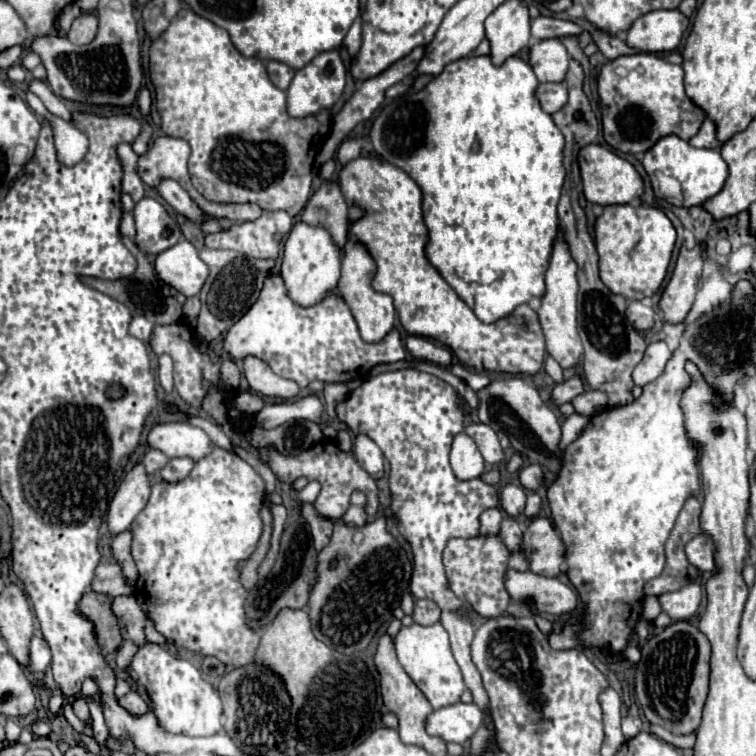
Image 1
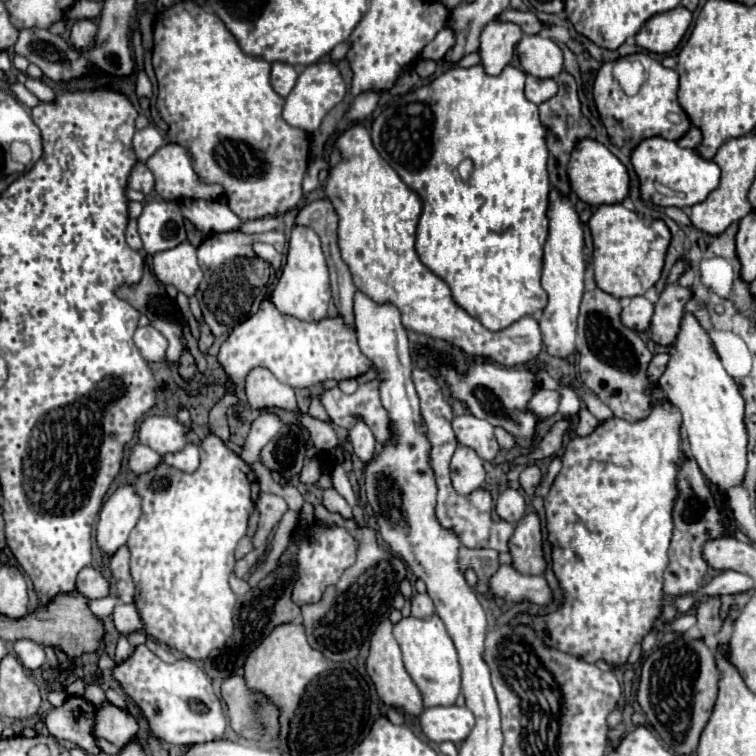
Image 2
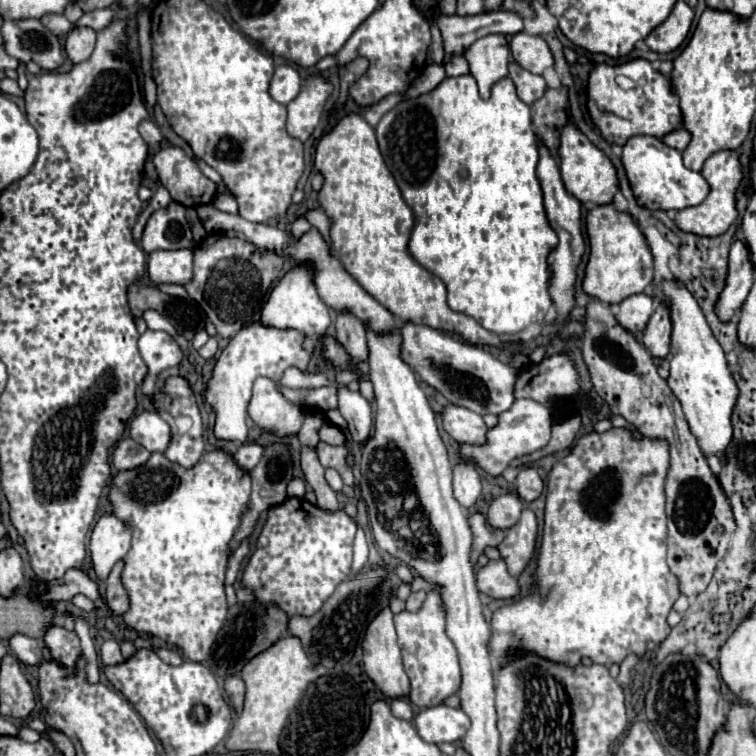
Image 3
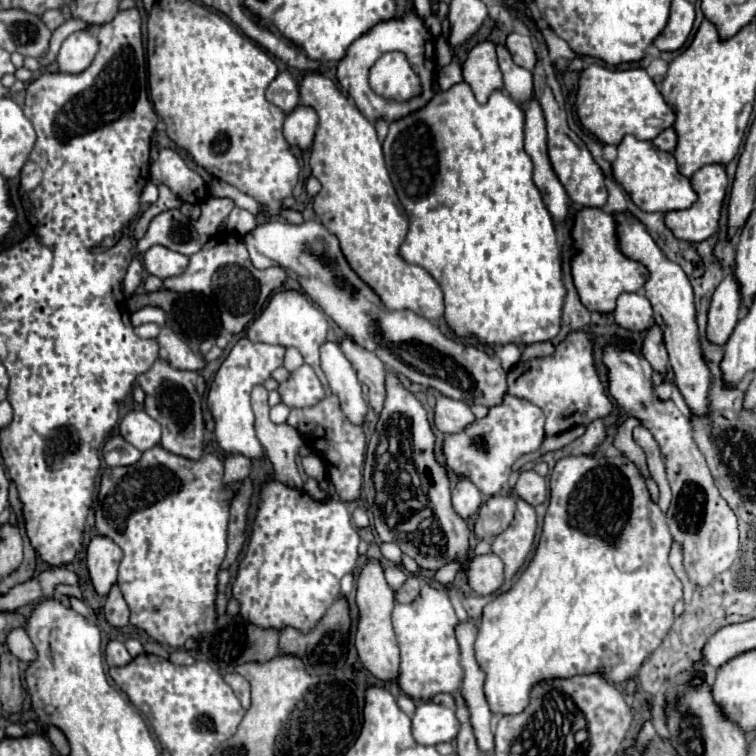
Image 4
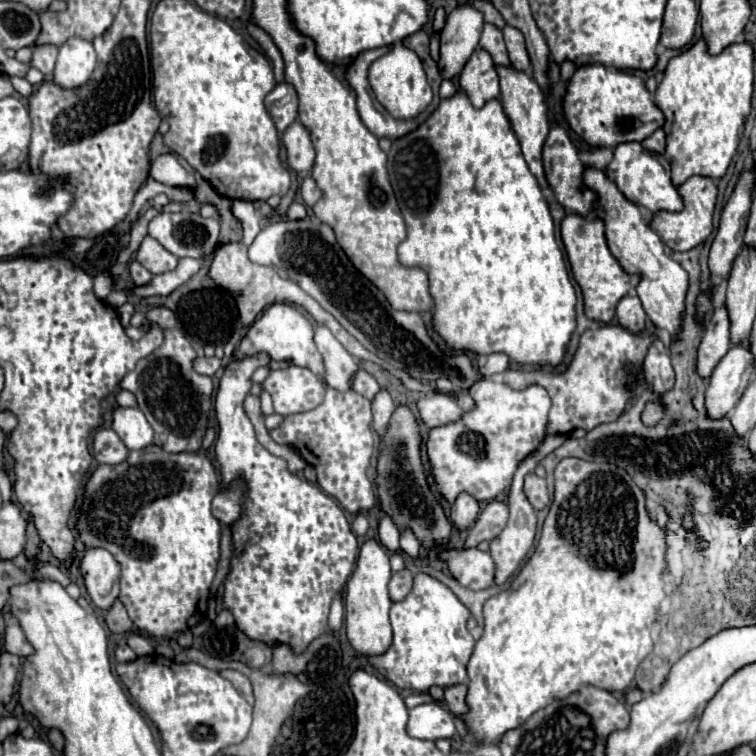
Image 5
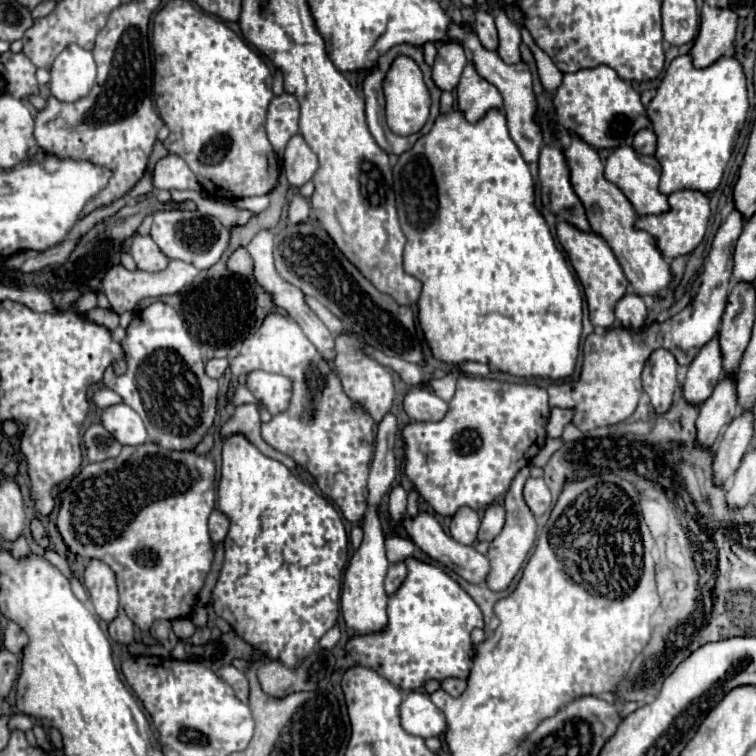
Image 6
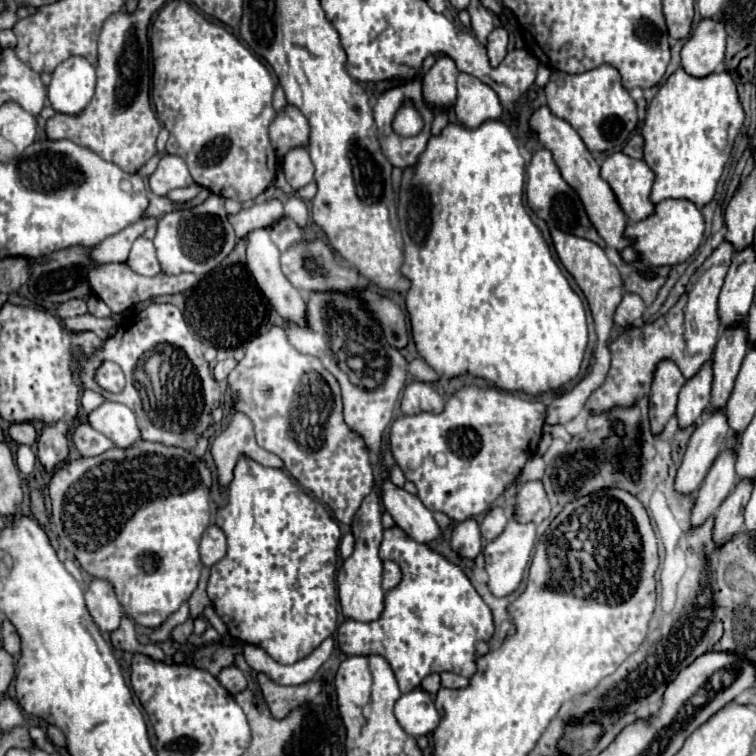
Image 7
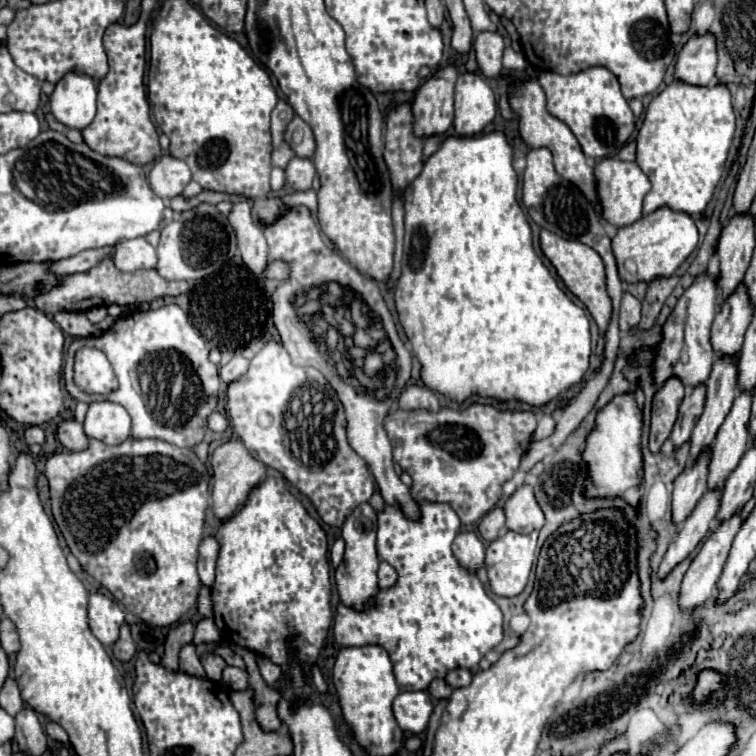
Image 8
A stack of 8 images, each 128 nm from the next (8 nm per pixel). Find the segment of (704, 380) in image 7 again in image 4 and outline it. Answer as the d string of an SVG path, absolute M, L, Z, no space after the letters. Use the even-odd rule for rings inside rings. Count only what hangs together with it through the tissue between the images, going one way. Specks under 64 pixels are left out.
M730 272L720 286L716 288L714 296L712 296L712 304L708 310L708 338L714 344L724 344L736 322L738 322L738 314L740 314L740 306L742 306L742 294L740 294L740 284L734 278L734 272Z

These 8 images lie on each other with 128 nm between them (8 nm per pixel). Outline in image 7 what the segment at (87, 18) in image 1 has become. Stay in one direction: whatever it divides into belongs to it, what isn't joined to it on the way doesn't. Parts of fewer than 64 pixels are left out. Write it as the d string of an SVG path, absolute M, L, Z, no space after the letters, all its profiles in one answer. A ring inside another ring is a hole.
M70 56L52 72L48 98L56 112L78 114L94 96L96 72L84 56Z

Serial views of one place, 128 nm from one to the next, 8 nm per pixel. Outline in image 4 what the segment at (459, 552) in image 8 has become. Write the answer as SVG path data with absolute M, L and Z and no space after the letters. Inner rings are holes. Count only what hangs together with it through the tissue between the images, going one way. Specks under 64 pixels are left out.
M464 476L458 480L458 484L452 490L452 506L462 518L470 518L478 512L482 504L480 490Z

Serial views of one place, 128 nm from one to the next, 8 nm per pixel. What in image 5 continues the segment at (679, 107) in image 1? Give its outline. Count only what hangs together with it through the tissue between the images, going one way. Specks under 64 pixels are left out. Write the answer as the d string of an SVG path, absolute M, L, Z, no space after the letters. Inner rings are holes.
M602 64L580 66L574 72L564 96L564 112L570 128L588 144L598 148L616 148L630 140L642 142L654 130L664 126L664 114L654 104L646 84L634 74L612 70Z

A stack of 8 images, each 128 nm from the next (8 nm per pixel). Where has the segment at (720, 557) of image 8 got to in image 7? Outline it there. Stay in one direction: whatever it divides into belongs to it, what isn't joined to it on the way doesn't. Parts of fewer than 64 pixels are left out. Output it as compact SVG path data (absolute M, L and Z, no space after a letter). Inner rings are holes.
M740 480L734 490L728 494L724 504L716 510L716 524L714 524L714 540L726 542L734 534L744 528L744 508L750 500L752 480Z

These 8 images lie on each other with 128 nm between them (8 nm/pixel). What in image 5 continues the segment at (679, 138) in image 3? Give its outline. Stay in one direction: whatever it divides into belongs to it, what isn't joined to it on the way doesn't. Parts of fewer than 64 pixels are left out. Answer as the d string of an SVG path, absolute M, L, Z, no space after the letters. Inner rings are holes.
M658 128L652 136L648 136L644 142L644 148L648 148L648 150L652 150L652 152L664 152L664 148L666 148L666 134L664 134L664 130L662 128Z

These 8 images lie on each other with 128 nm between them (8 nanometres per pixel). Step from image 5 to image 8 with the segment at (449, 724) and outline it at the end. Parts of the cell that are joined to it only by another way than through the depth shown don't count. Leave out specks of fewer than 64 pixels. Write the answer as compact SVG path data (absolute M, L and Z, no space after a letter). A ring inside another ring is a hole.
M426 690L402 692L396 696L392 710L398 726L406 734L420 734L428 726L432 714L432 700L426 694Z

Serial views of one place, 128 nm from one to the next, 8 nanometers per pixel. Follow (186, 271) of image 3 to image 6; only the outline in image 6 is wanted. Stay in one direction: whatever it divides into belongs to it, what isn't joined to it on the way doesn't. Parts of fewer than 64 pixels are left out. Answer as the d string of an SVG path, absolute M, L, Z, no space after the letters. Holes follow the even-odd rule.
M134 234L134 240L132 240L132 250L130 250L134 262L138 264L140 270L146 270L146 272L160 272L168 266L168 258L160 252L160 248L156 246L156 242L150 238L150 236L140 236L140 234Z

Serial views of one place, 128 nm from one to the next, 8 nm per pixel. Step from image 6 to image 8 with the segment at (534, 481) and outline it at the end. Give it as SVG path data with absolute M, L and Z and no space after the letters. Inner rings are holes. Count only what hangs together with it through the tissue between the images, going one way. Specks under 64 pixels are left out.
M520 486L504 504L506 528L514 532L532 532L544 526L544 512L536 504L532 486Z

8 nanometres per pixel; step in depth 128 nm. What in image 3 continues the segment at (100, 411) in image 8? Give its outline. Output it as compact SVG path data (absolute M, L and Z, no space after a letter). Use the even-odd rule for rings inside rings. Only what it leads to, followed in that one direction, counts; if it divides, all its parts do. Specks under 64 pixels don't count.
M142 412L130 424L130 438L142 444L148 452L166 452L172 432L158 412Z

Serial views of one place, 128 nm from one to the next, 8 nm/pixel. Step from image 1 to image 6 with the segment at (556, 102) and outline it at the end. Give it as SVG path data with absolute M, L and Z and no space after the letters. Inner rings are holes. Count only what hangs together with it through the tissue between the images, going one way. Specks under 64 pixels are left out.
M484 10L476 12L476 20L474 20L474 32L480 38L482 46L486 50L496 50L498 48L498 32L496 32L496 24L494 24L494 16L486 14Z

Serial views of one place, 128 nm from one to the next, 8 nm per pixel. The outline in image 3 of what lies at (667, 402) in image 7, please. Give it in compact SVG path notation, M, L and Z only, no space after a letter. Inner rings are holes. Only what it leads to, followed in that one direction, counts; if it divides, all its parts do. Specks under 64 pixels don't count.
M660 302L654 310L648 326L644 330L644 344L650 348L652 356L666 358L670 352L670 334L672 334L672 320L670 308L666 302Z

